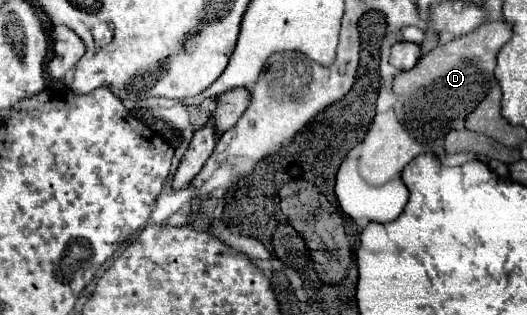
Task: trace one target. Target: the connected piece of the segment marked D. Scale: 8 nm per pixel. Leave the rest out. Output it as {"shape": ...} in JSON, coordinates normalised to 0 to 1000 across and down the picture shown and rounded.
{"shape":[[[956,63],[922,70],[896,108],[846,133],[843,146],[831,146],[820,165],[805,171],[782,222],[767,222],[748,248],[748,356],[759,394],[789,451],[820,470],[854,413],[877,400],[884,368],[941,273],[941,171],[949,146],[968,127],[968,108],[968,83]]]}

